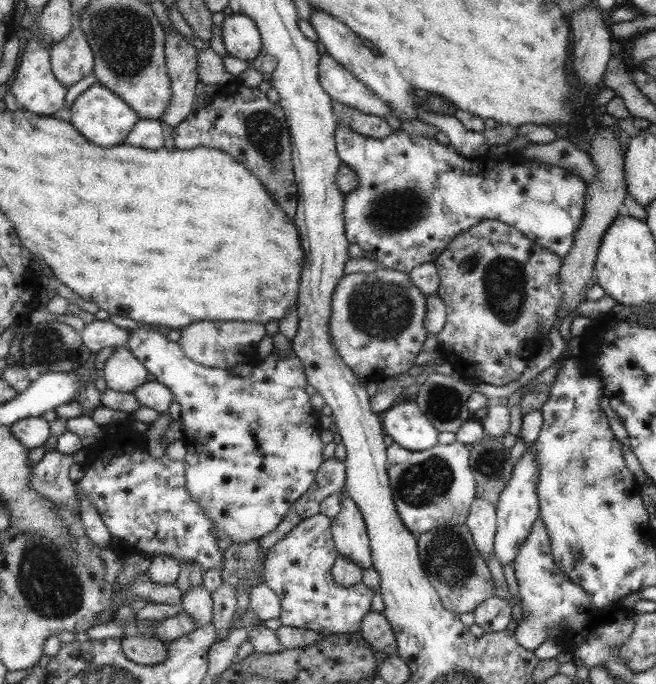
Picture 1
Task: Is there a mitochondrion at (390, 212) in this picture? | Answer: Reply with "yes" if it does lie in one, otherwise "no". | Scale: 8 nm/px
yes

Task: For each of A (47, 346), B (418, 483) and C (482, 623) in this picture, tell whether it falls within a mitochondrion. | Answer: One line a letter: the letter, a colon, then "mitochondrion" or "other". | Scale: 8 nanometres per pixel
A: mitochondrion
B: mitochondrion
C: other

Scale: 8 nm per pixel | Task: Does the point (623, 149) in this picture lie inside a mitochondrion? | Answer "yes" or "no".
no

